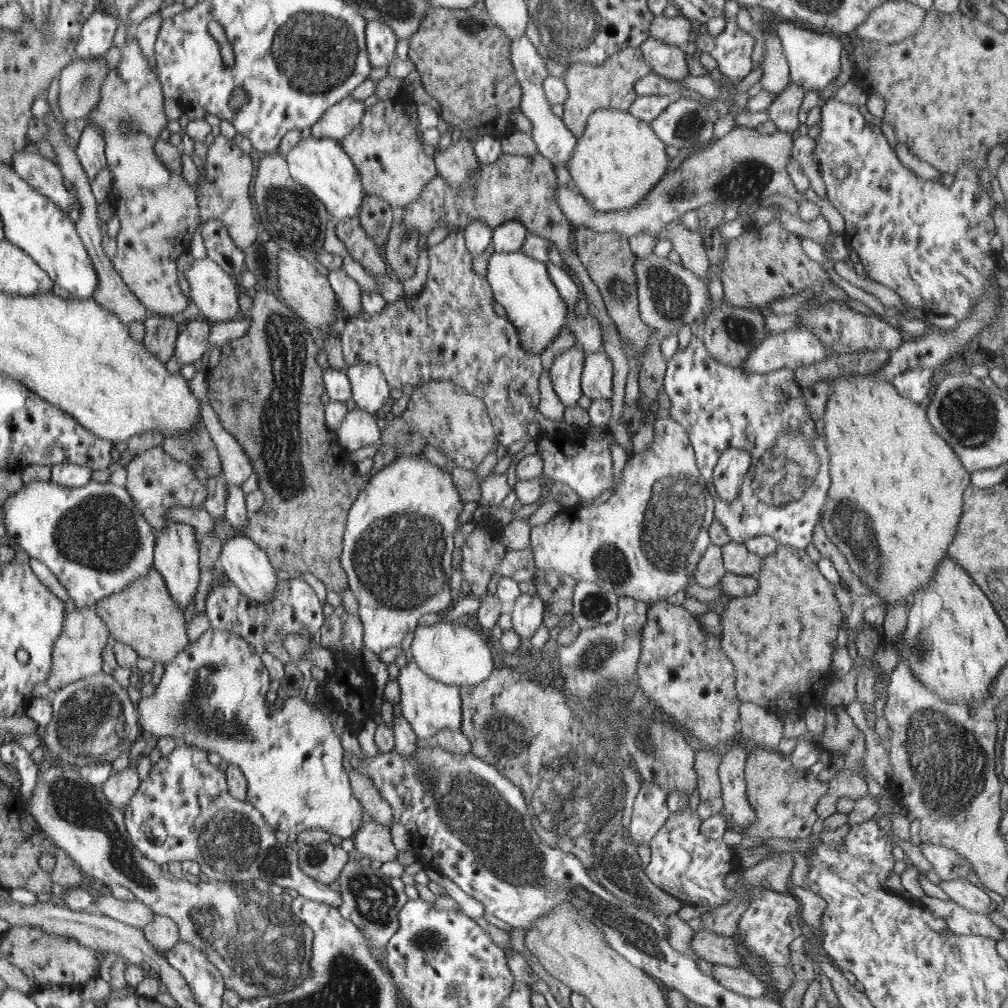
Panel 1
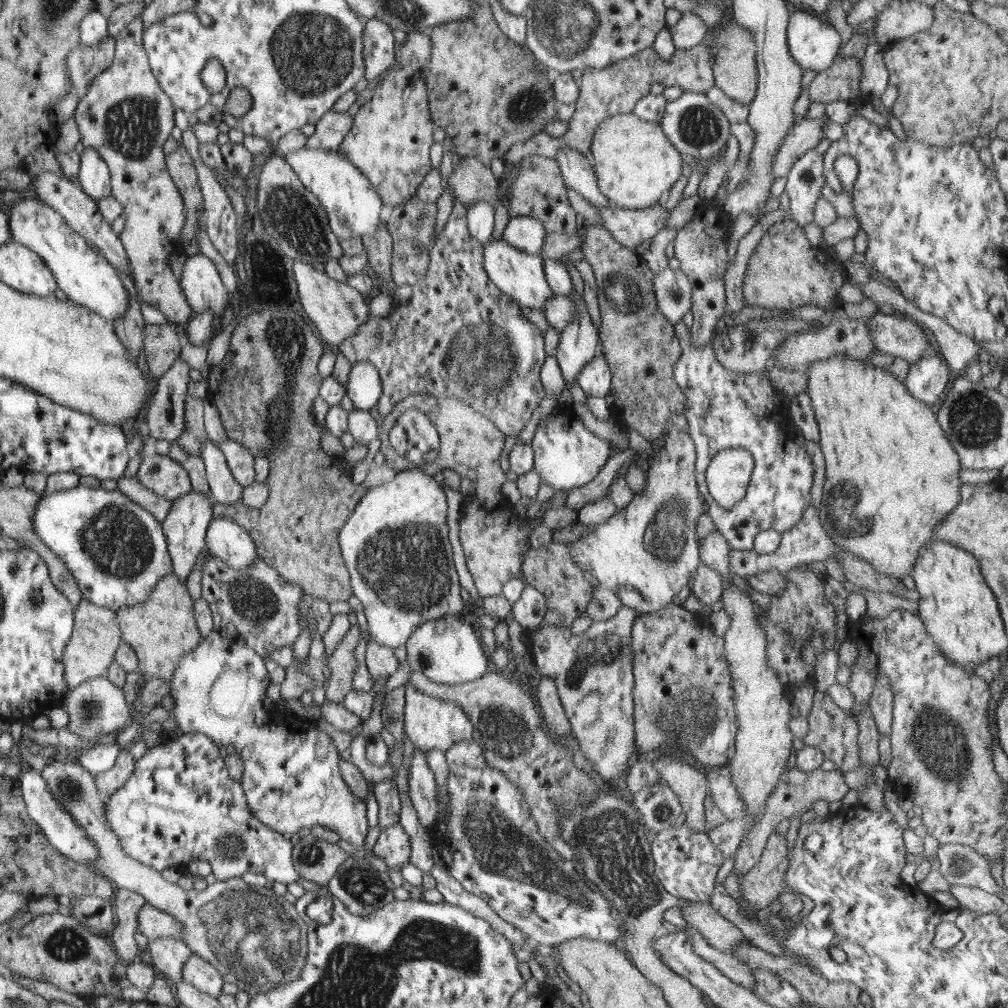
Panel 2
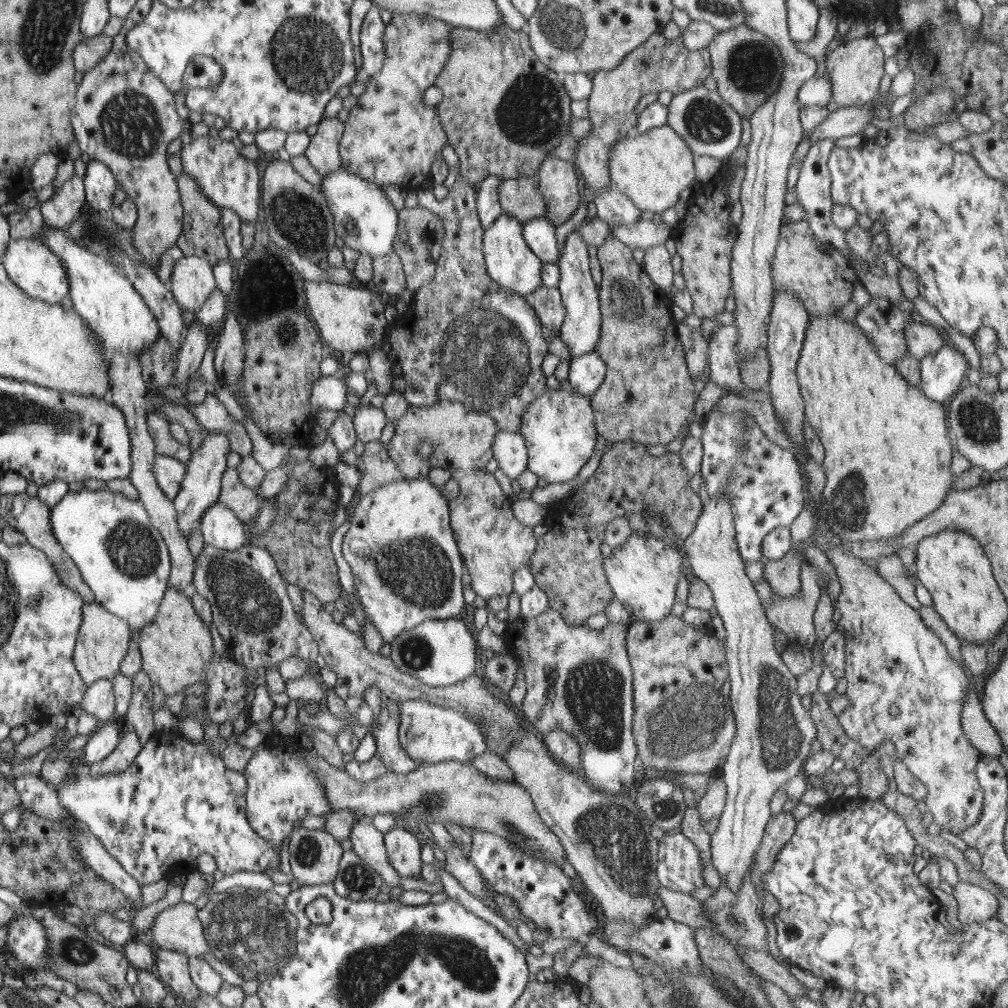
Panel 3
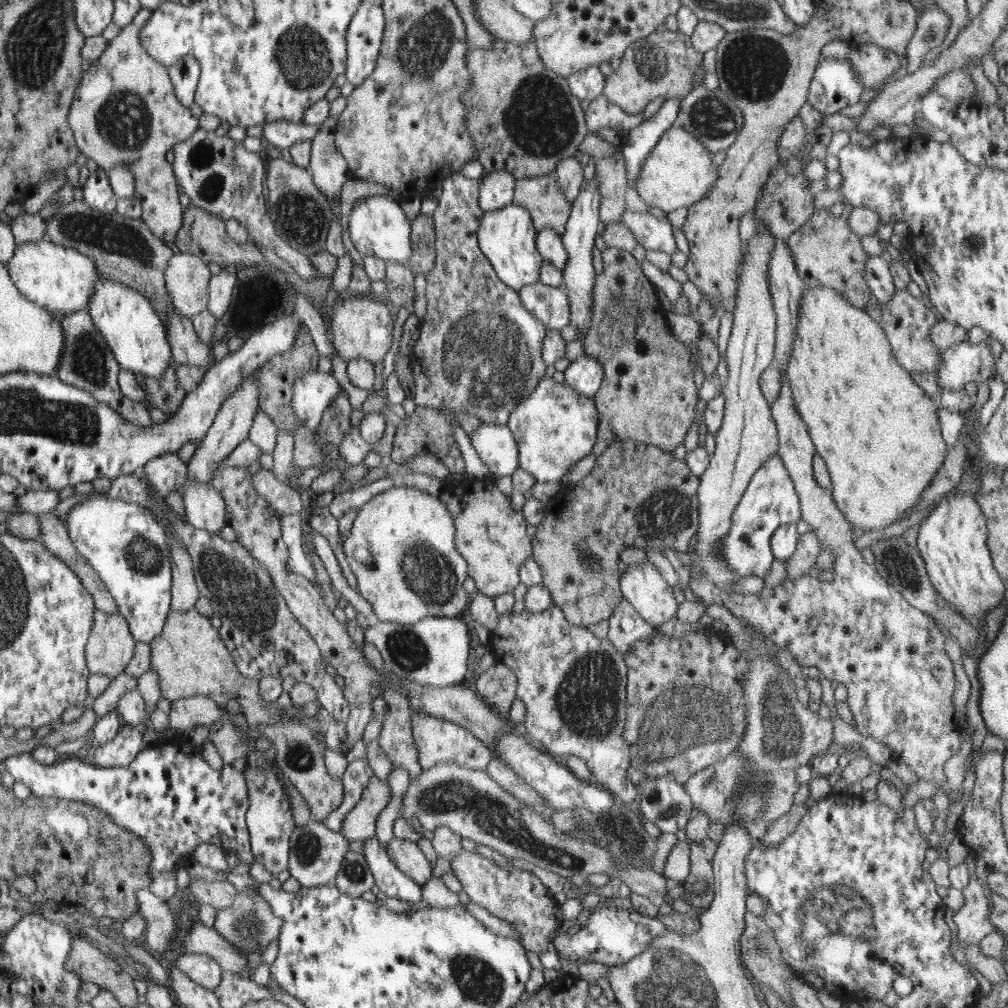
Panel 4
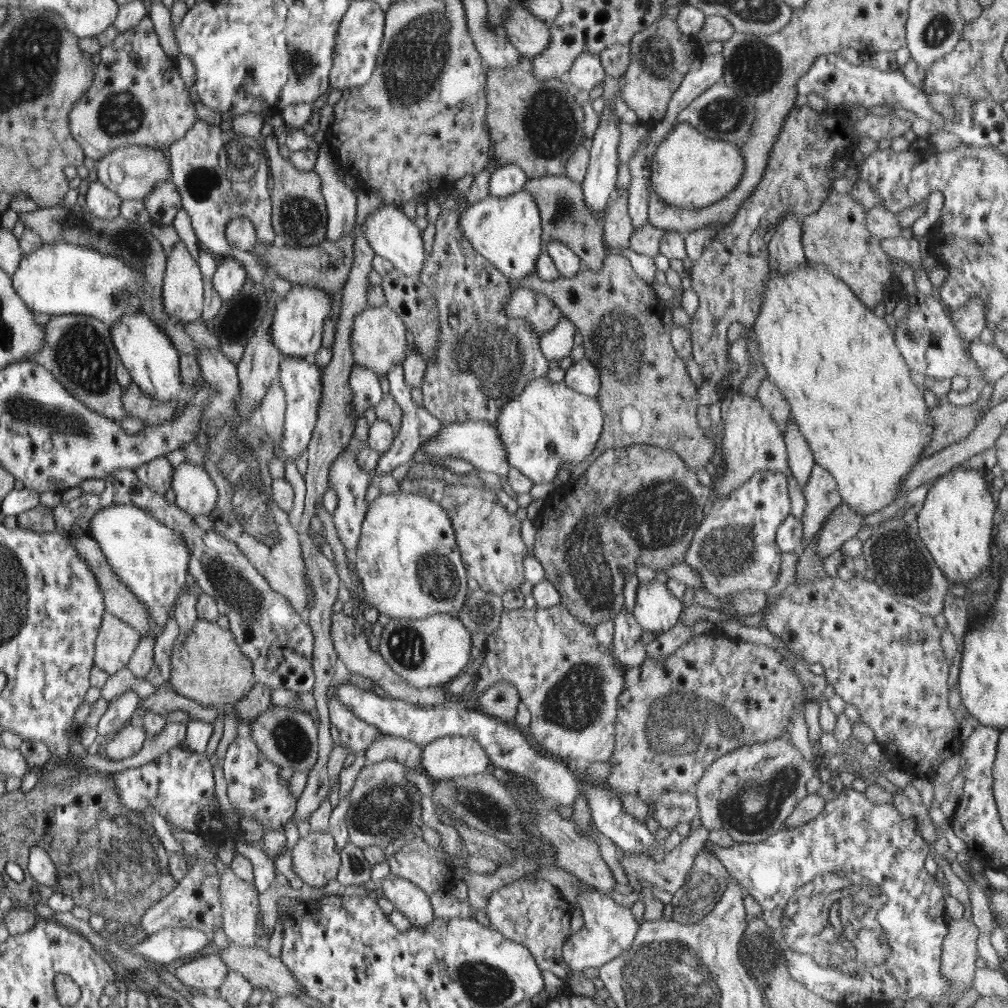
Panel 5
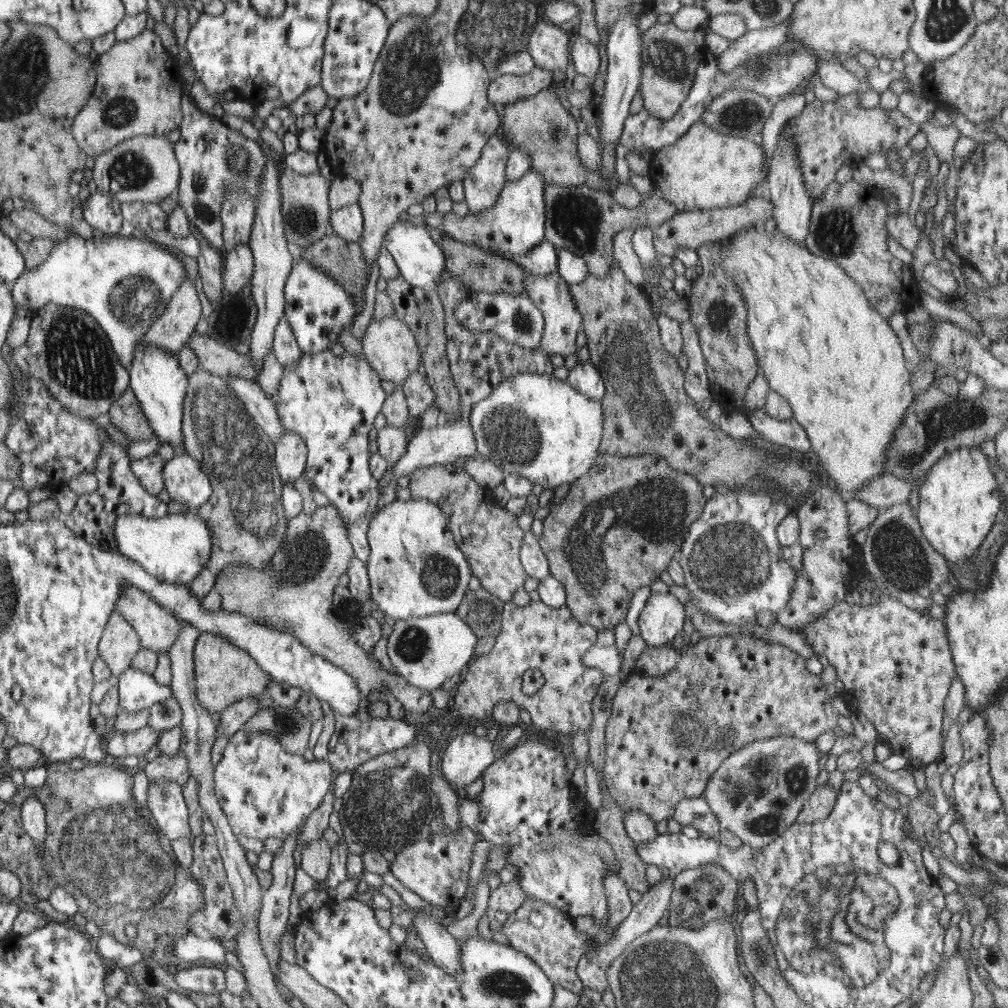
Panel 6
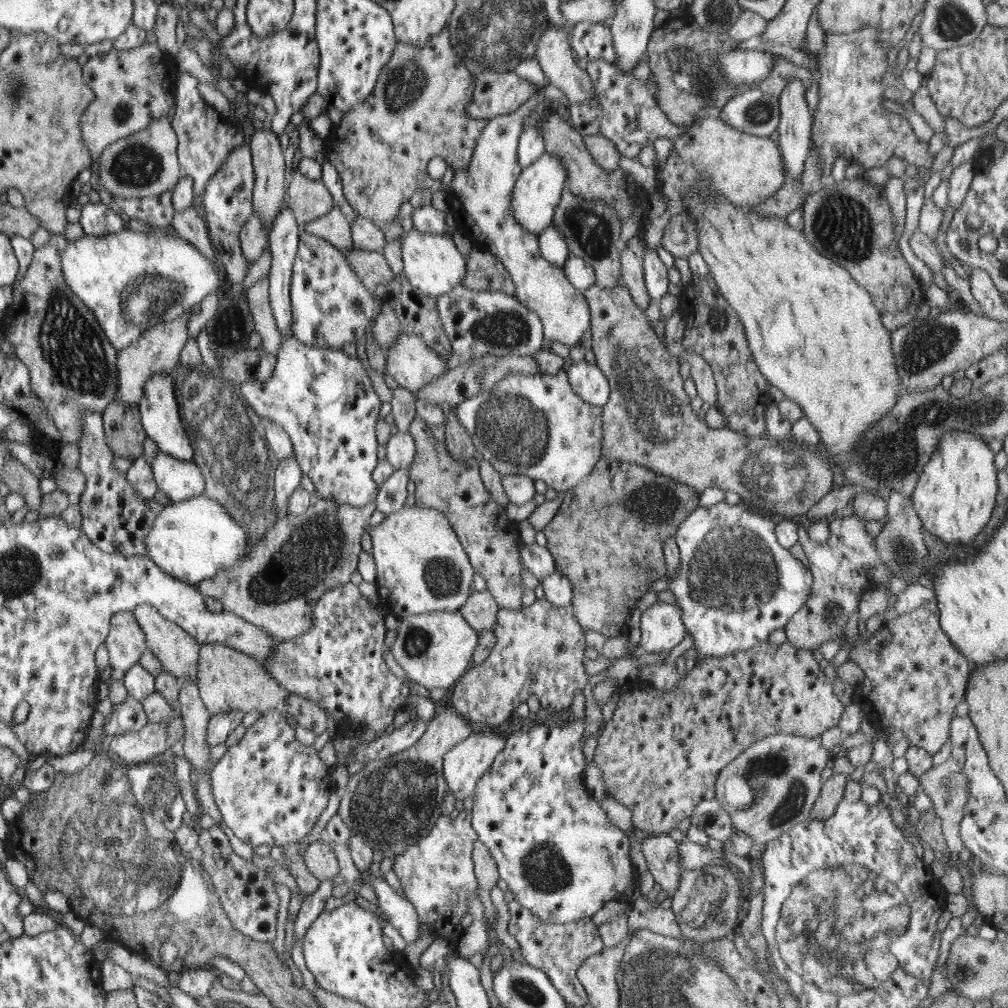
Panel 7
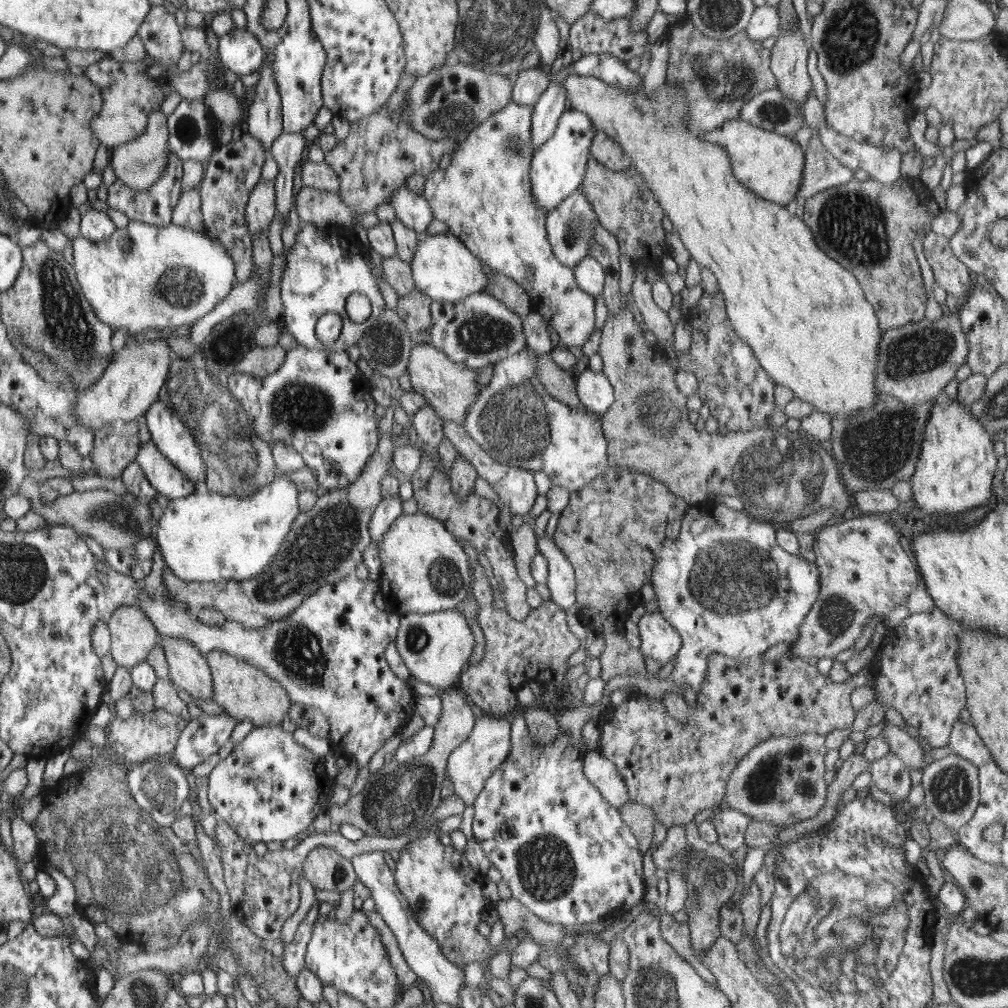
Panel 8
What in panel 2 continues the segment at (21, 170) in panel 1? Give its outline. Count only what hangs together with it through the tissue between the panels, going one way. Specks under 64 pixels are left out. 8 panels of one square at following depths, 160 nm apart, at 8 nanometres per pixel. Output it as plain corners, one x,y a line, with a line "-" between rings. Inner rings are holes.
39,172
32,177
32,189
36,192
37,198
54,207
66,219
66,221
80,234
87,242
100,249
100,254
113,266
122,270
126,276
130,276
129,258
125,248
111,227
105,220
103,214
98,210
97,201
88,196
80,186
79,182
72,182
70,178
64,178
51,172

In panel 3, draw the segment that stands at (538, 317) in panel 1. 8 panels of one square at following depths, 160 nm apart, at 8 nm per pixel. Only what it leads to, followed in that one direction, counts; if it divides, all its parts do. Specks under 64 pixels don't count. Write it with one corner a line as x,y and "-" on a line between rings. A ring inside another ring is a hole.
501,213
486,230
483,231
482,252
485,269
500,286
514,290
524,297
529,297
543,284
541,270
543,261
529,249
523,237
523,221
512,215

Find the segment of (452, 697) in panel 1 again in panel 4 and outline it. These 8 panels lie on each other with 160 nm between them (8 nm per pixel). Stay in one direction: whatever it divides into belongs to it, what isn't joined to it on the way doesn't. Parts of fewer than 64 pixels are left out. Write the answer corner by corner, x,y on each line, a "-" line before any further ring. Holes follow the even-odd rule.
426,712
412,713
413,737
418,748
418,763
423,770
428,770
440,763
454,763
476,770
487,770
488,763
493,760
491,750
475,735
460,724

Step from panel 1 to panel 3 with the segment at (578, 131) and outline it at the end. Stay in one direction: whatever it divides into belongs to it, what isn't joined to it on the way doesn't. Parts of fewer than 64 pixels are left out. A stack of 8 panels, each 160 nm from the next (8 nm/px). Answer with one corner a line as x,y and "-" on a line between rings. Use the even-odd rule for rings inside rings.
652,34
643,45
632,50
620,65
613,70
600,70
592,76
593,89
588,97
588,110
592,131
582,139
575,139
579,150
572,158
581,180
591,190
613,187
609,175
609,156
613,146
628,137
636,129
636,105
642,96
650,92
660,93
669,90
676,95
694,87
703,86
704,80
711,75
711,59
707,50
702,55
688,49
682,38
668,42
663,34

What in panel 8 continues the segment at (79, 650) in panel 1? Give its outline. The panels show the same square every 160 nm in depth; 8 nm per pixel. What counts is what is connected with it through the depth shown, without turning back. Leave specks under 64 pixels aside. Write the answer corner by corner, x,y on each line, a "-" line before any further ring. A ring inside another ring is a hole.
122,606
107,623
111,634
111,652
118,666
131,669
146,660
156,646
158,634
146,612

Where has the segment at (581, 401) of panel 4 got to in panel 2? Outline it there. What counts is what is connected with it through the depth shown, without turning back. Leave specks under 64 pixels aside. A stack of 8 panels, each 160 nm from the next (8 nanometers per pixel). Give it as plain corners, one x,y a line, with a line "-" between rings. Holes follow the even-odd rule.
559,410
538,422
531,441
535,456
533,470
540,476
541,483
556,491
580,488
597,478
614,446
586,428
574,410

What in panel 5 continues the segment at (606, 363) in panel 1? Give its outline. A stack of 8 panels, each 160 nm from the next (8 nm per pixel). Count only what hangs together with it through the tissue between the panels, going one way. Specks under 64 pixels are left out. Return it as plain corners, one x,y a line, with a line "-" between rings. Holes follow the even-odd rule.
586,356
574,362
566,371
564,382
576,392
589,397
596,396
601,389
599,370

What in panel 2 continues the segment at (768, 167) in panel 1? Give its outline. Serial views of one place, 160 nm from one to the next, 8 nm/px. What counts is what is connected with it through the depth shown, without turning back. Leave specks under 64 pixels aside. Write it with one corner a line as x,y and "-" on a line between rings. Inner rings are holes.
806,119
798,121
788,135
784,137
782,145
776,151
773,160
773,177
786,177
792,165
806,152
812,150
824,139
824,122
822,119
-
664,201
656,206
632,211
614,206
598,206
597,209
601,214
602,226
620,244
634,251
644,240
652,238
664,228
669,213
663,205

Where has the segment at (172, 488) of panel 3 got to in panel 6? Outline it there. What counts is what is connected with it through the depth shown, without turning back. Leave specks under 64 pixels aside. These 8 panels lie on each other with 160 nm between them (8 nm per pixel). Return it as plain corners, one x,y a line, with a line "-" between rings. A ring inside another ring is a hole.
151,454
142,459
131,461
131,470
140,485
152,495
158,495
165,489
163,470
164,461
158,454

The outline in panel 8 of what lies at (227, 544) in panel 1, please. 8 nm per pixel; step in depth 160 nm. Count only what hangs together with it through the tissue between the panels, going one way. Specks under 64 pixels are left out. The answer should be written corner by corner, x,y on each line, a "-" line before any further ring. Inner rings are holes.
152,440
139,444
135,461
146,472
151,486
159,495
168,497
170,501
195,493
196,483
192,483
192,479
188,479
188,476
176,468

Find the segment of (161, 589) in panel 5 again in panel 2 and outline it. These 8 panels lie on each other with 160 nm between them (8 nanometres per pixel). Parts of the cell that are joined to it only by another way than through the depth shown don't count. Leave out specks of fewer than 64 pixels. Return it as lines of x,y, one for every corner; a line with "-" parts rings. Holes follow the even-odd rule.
79,485
69,490
52,493
45,491
31,518
35,534
56,554
56,558
64,561
83,591
83,600
90,603
114,612
138,605
151,596
160,580
173,573
162,524
117,489
108,491
101,487
87,488

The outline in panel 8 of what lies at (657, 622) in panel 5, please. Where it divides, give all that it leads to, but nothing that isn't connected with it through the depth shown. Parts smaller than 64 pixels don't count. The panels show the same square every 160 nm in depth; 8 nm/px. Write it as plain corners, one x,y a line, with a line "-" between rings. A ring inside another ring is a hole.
660,612
644,614
637,625
641,640
639,650
644,656
665,664
680,650
681,636

